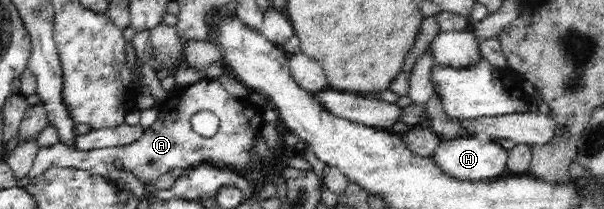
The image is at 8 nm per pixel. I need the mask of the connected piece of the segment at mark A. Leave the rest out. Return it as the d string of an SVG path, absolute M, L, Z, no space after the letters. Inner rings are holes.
M200 80L192 85L184 87L177 92L170 93L167 99L158 104L159 114L157 120L144 130L138 141L125 146L116 146L113 148L102 148L90 151L78 151L62 142L50 147L41 147L34 157L33 165L27 173L29 179L41 176L47 169L52 167L62 167L65 169L83 169L92 170L96 175L106 177L106 165L120 166L132 175L136 176L142 183L151 185L158 179L159 175L170 170L180 170L181 172L198 165L213 165L220 169L233 169L234 171L243 171L250 164L252 155L252 145L254 137L258 137L265 121L263 120L264 105L258 106L251 103L247 98L238 98L232 96L218 82L218 80ZM211 111L219 119L219 128L212 137L202 137L196 133L191 126L190 120L194 114Z

